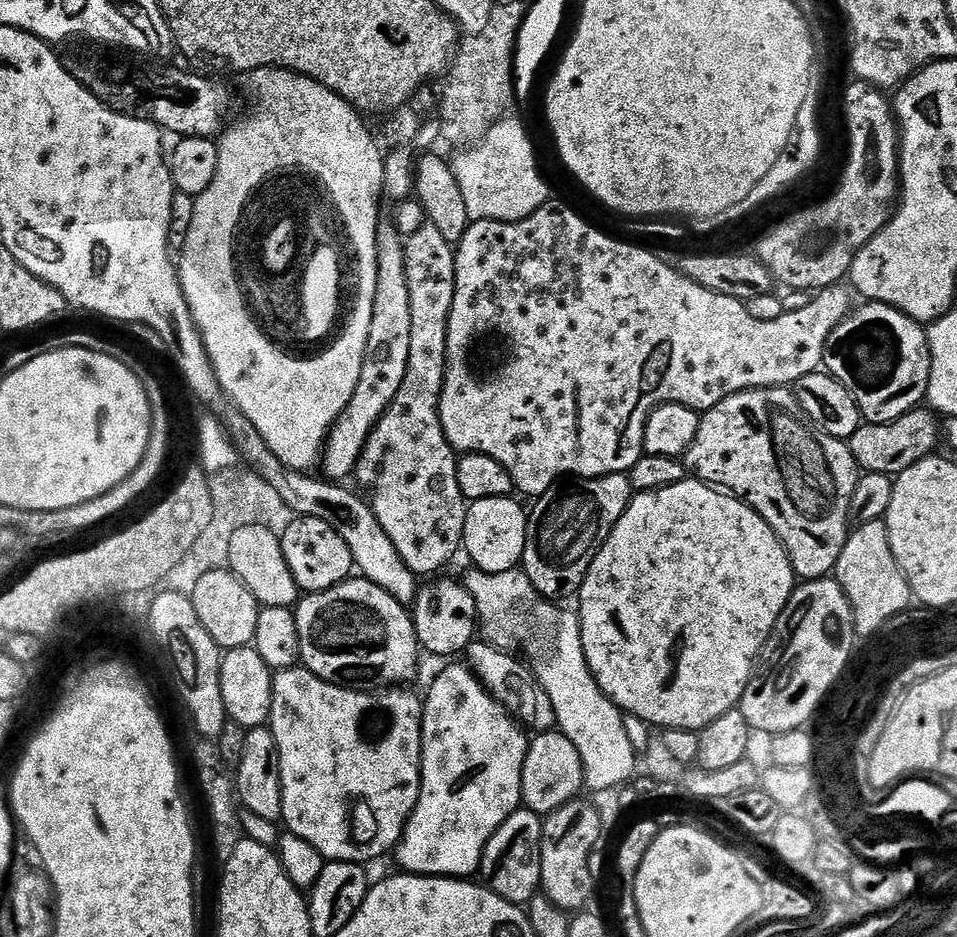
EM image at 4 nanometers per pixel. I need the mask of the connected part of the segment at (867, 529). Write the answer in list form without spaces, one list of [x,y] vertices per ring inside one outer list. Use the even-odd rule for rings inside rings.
[[[884,520],[859,525],[849,535],[836,563],[834,579],[840,583],[850,602],[856,619],[856,630],[861,637],[874,635],[887,620],[906,611],[908,603],[914,600],[912,588],[890,550],[888,525]]]

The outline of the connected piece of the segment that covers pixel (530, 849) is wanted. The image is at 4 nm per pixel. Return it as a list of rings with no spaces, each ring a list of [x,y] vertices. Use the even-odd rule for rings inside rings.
[[[518,810],[490,838],[480,860],[481,877],[485,876],[493,892],[511,904],[526,906],[541,891],[542,858],[540,840],[544,836],[544,820],[535,812]]]

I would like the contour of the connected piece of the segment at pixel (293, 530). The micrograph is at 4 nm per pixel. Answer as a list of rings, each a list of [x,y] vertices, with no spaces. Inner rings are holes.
[[[296,516],[290,522],[290,530],[286,530],[280,537],[280,545],[286,558],[286,566],[290,566],[290,574],[294,574],[294,582],[299,586],[301,593],[311,594],[337,588],[353,575],[350,546],[346,546],[338,530],[322,522],[322,518]]]

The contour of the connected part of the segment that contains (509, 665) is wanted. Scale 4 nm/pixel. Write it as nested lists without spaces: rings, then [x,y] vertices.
[[[474,640],[466,648],[465,657],[480,683],[509,713],[516,715],[523,723],[528,722],[536,731],[549,731],[556,723],[553,704],[539,680],[532,675],[531,669],[515,655],[496,648],[487,641]]]

